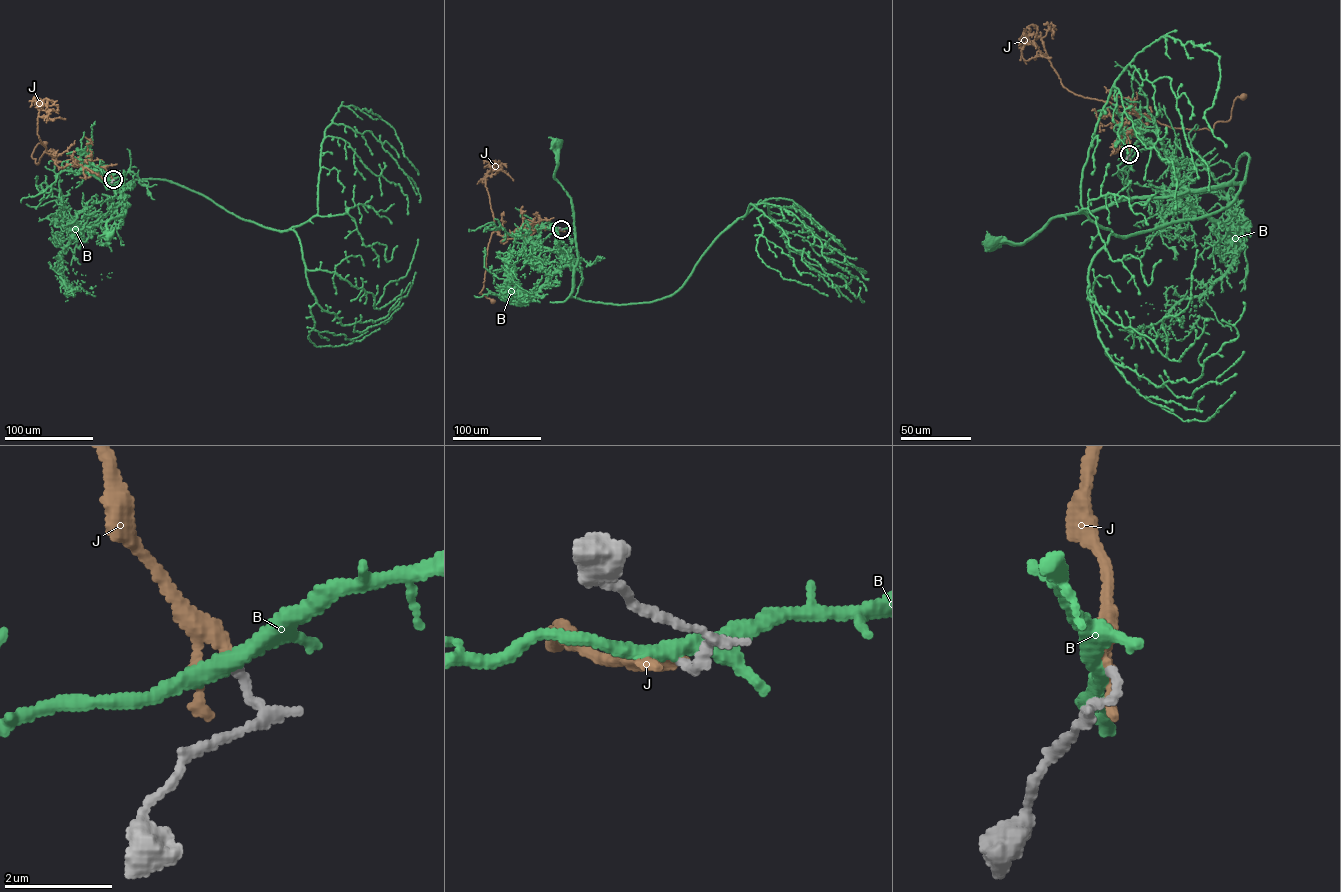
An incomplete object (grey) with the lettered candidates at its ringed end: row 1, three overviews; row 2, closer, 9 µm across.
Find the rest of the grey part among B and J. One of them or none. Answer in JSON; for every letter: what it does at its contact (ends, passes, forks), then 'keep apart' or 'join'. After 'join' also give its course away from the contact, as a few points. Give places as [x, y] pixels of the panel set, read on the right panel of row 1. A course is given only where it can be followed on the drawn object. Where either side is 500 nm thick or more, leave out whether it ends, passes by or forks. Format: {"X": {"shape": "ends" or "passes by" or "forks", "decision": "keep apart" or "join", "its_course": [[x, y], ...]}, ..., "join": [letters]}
{"B": {"shape": "passes by", "decision": "keep apart"}, "J": {"shape": "passes by", "decision": "join", "its_course": [[1129, 154], [1127, 132], [1136, 136], [1142, 124], [1132, 112], [1211, 130], [1242, 97]]}, "join": ["J"]}

